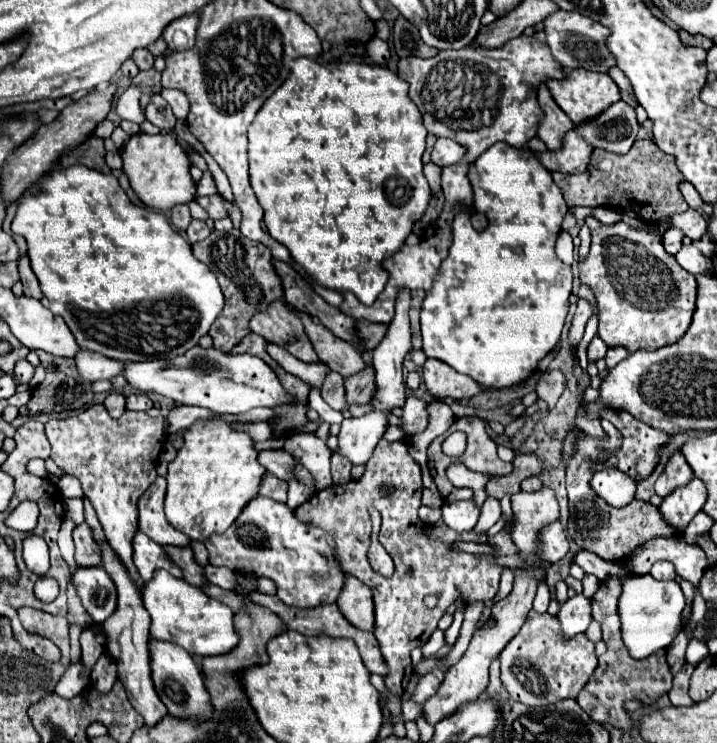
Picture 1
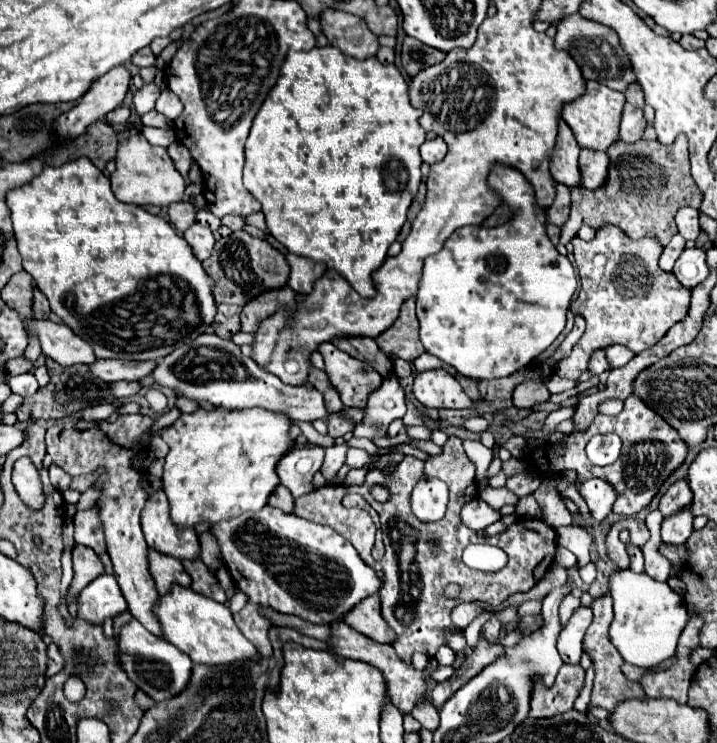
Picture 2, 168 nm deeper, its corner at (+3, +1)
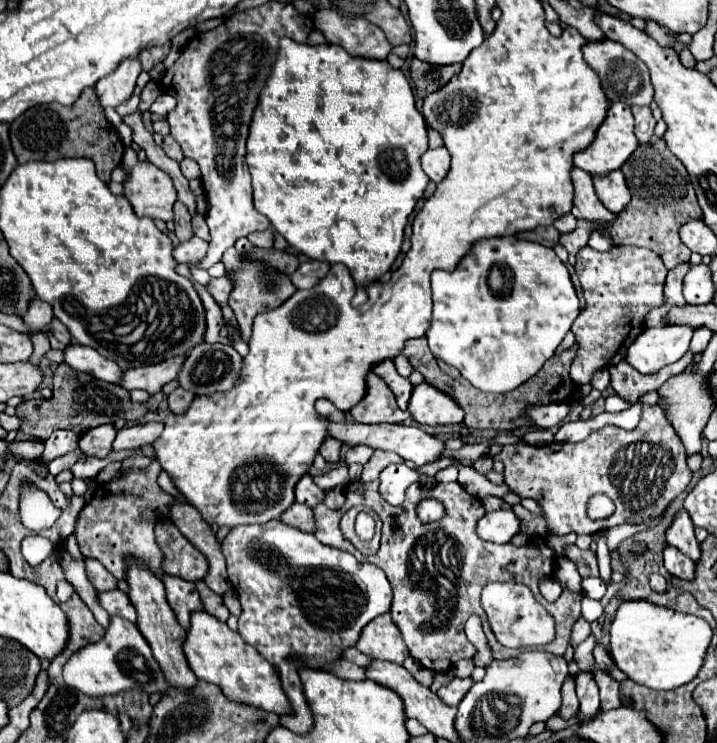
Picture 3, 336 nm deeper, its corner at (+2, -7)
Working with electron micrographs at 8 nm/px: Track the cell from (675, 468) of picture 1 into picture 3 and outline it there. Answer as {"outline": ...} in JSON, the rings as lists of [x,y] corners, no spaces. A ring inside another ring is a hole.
{"outline":[[[682,508],[674,514],[672,524],[666,530],[666,542],[670,546],[676,546],[678,550],[682,550],[686,556],[690,556],[694,562],[698,562],[700,558],[700,544],[694,536],[694,524],[688,516],[688,512]]]}

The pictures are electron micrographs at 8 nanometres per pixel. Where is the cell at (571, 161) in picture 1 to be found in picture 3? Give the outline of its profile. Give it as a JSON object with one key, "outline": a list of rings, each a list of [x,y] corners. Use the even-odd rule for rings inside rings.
{"outline":[[[614,170],[610,174],[594,176],[592,180],[594,180],[594,188],[596,188],[600,202],[614,214],[622,212],[626,202],[630,200],[630,192],[624,182],[624,174],[620,170]]]}

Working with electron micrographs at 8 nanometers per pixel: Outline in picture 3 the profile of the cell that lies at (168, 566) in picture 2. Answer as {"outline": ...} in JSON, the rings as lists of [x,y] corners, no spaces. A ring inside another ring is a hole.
{"outline":[[[162,574],[162,582],[166,588],[168,604],[172,606],[178,622],[186,628],[190,624],[190,612],[202,610],[202,602],[194,582],[188,582],[170,574]]]}

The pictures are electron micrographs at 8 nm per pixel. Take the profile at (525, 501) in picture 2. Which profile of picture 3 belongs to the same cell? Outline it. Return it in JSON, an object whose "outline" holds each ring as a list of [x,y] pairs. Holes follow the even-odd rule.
{"outline":[[[452,458],[452,464],[458,468],[458,482],[470,492],[474,494],[476,498],[486,498],[488,494],[490,496],[500,496],[502,500],[506,500],[508,504],[520,504],[521,498],[518,494],[514,494],[506,484],[502,486],[496,486],[492,484],[484,474],[476,472],[474,466],[466,466],[462,464],[458,458]]]}

